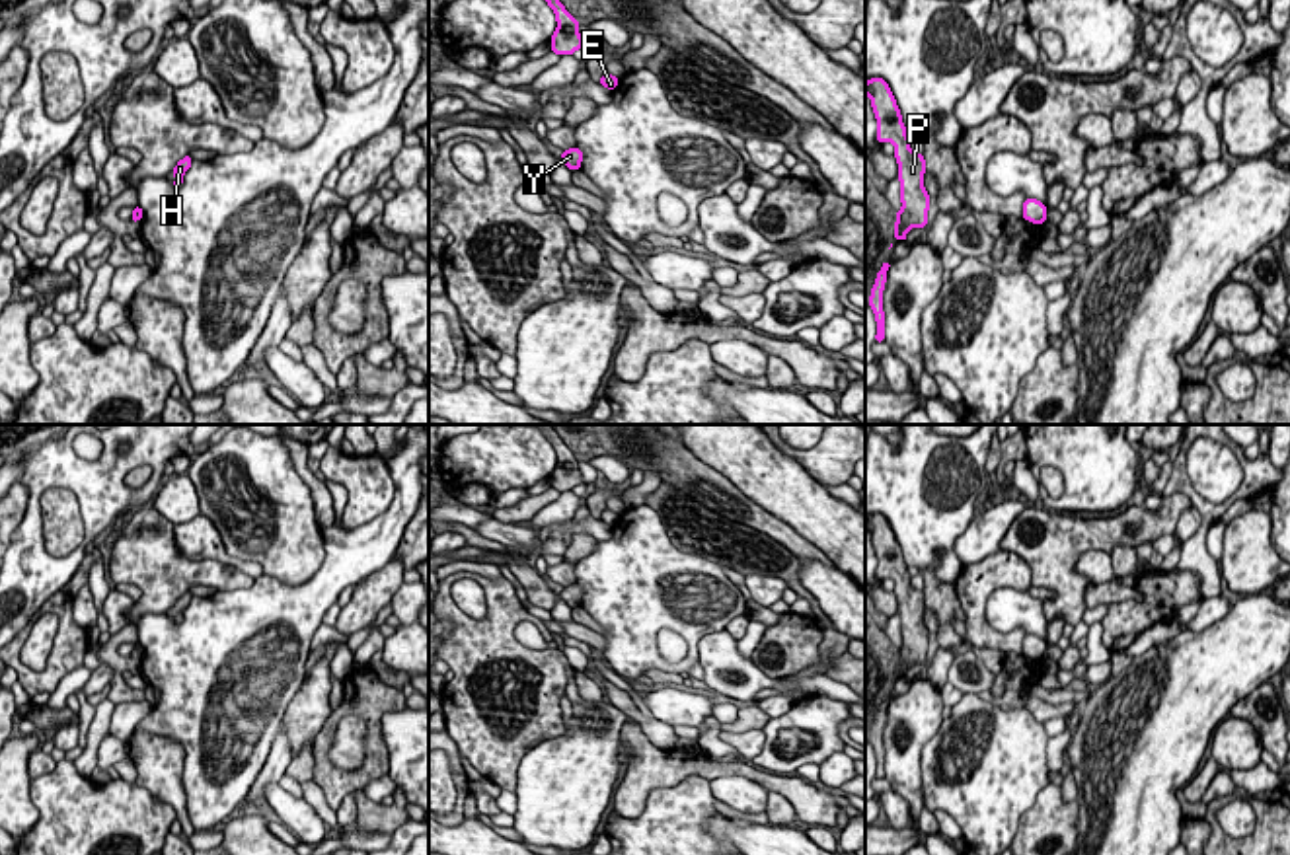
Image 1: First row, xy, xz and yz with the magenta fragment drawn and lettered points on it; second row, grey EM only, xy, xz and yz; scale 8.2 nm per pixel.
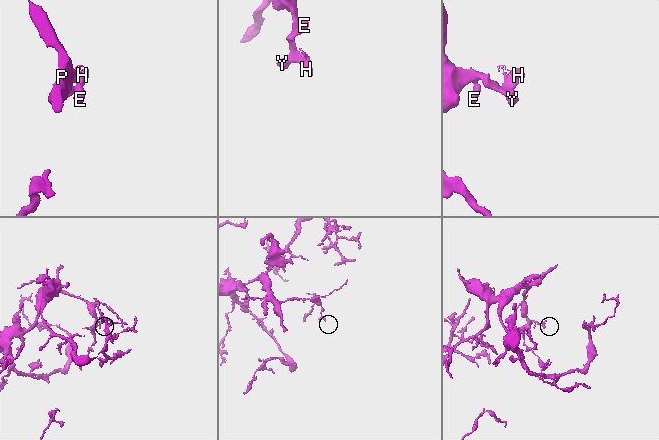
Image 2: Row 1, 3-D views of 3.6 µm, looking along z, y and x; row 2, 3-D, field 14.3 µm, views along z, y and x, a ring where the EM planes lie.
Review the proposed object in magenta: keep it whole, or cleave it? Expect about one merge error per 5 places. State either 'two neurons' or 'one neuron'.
one neuron

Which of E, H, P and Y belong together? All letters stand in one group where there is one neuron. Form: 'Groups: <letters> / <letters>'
Groups: E H P Y

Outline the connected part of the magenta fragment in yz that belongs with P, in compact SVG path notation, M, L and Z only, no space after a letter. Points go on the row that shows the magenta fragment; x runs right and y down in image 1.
M883 78L865 82L865 93L877 119L877 142L892 142L898 164L900 203L896 212L894 240L906 242L910 228L928 226L930 195L924 187L926 160L910 148L910 138L902 123L896 99Z

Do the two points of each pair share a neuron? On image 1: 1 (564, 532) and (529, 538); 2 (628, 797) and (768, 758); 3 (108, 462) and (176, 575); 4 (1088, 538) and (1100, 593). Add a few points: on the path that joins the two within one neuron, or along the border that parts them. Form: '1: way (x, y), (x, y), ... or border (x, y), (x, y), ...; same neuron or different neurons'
1: way (556, 540), (552, 544), (536, 544); same neuron
2: border (737, 758), (745, 762); different neurons
3: border (147, 503), (129, 515); different neurons
4: border (1092, 583), (1086, 591), (1086, 608); different neurons

